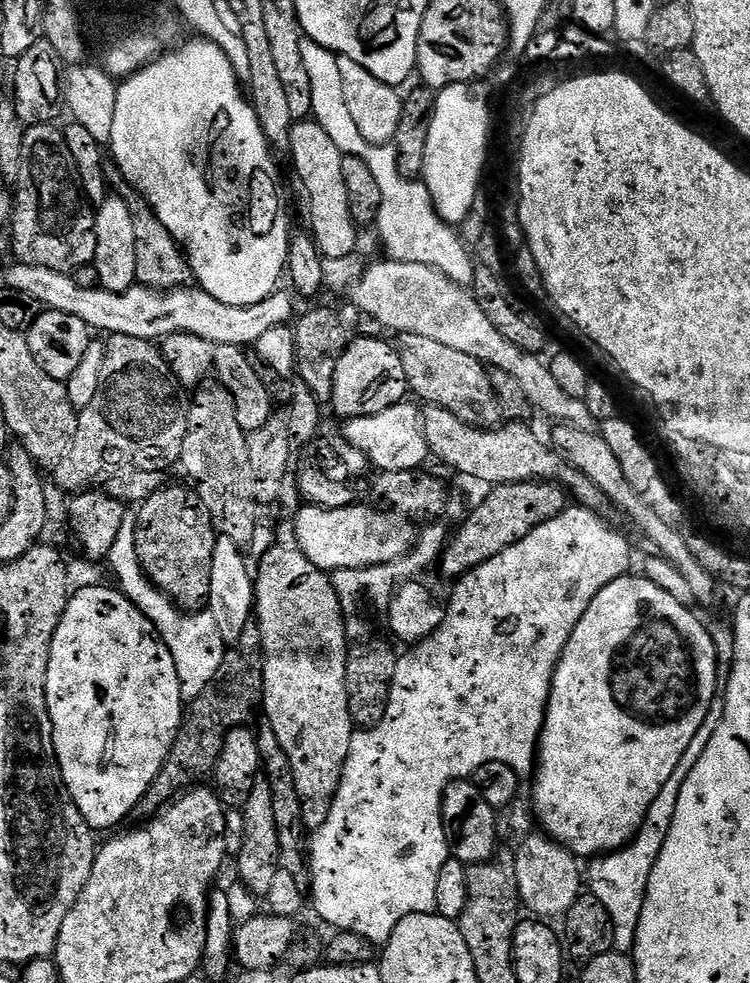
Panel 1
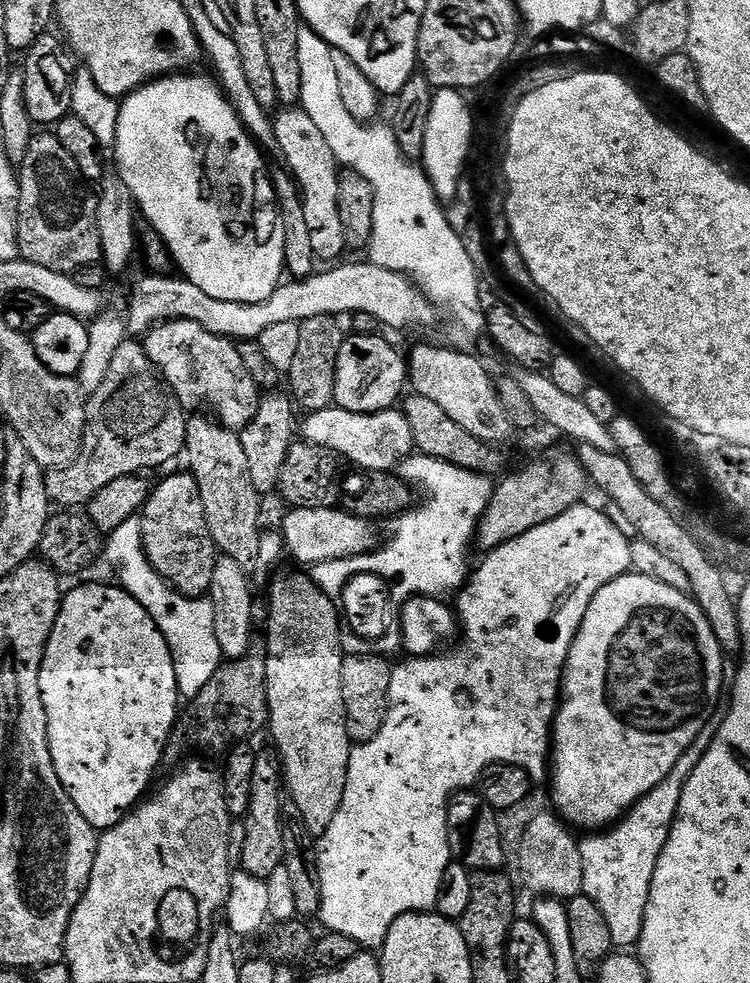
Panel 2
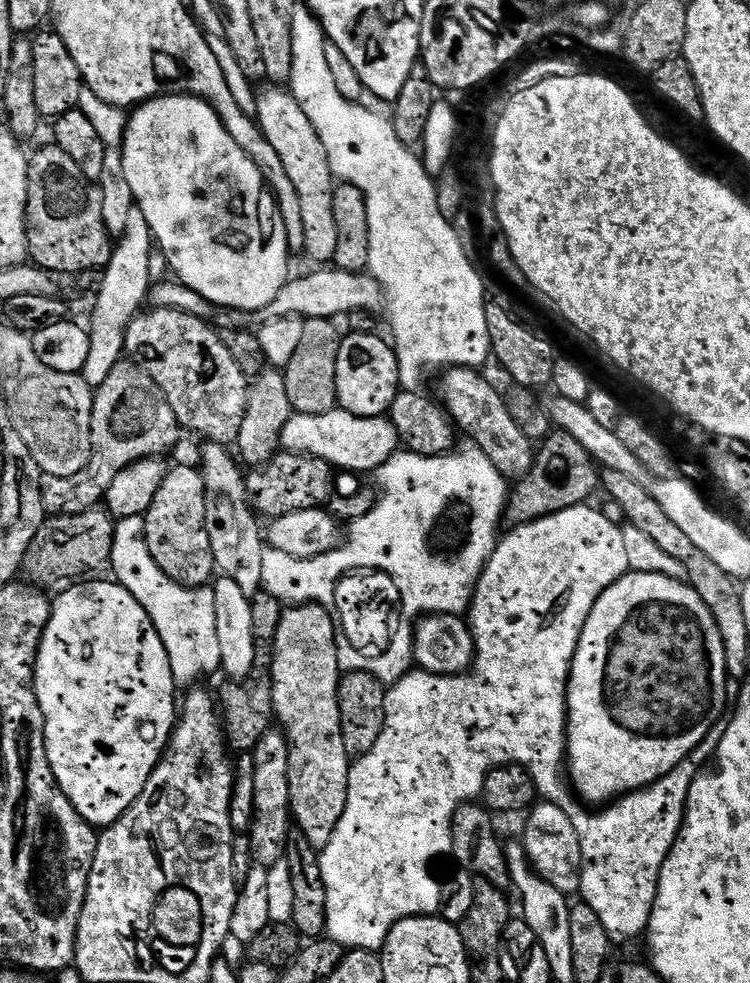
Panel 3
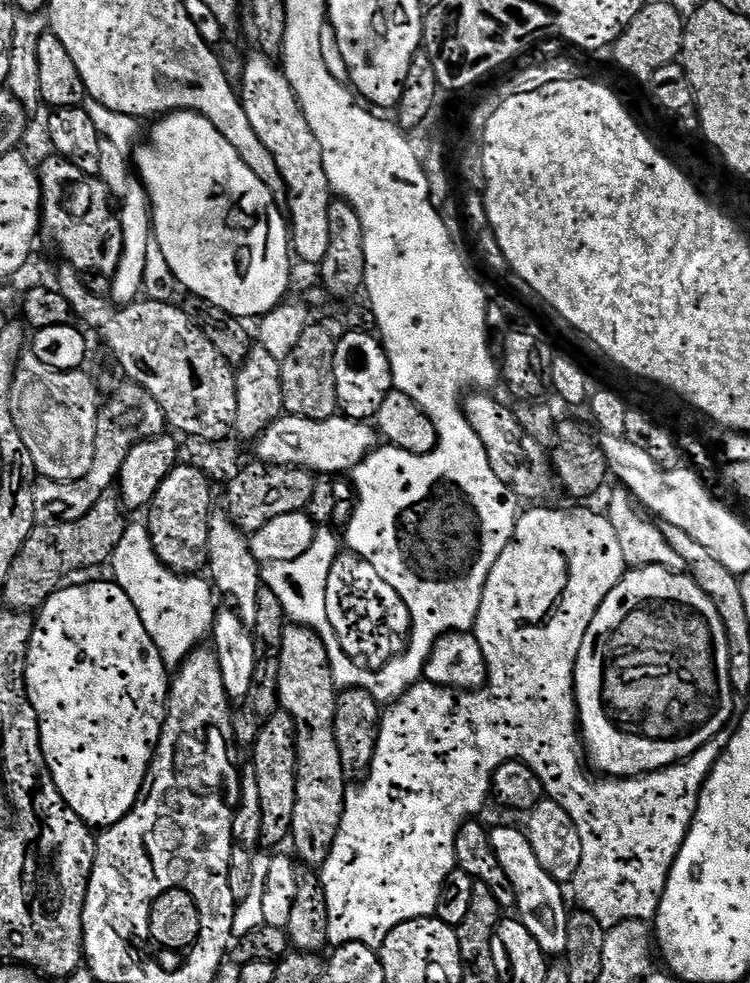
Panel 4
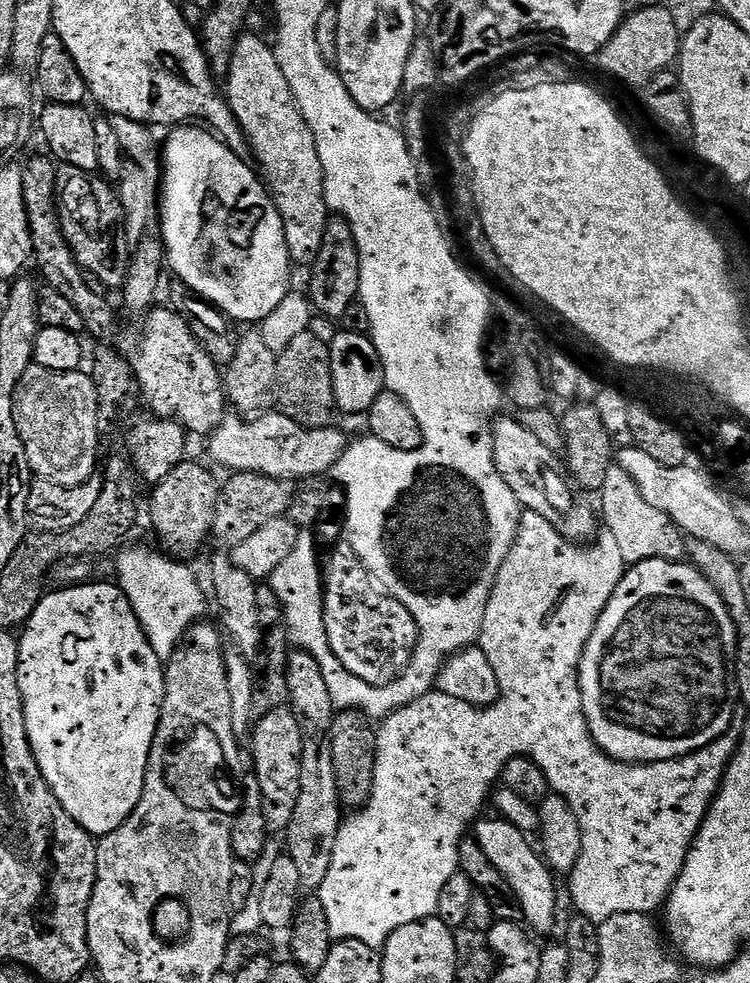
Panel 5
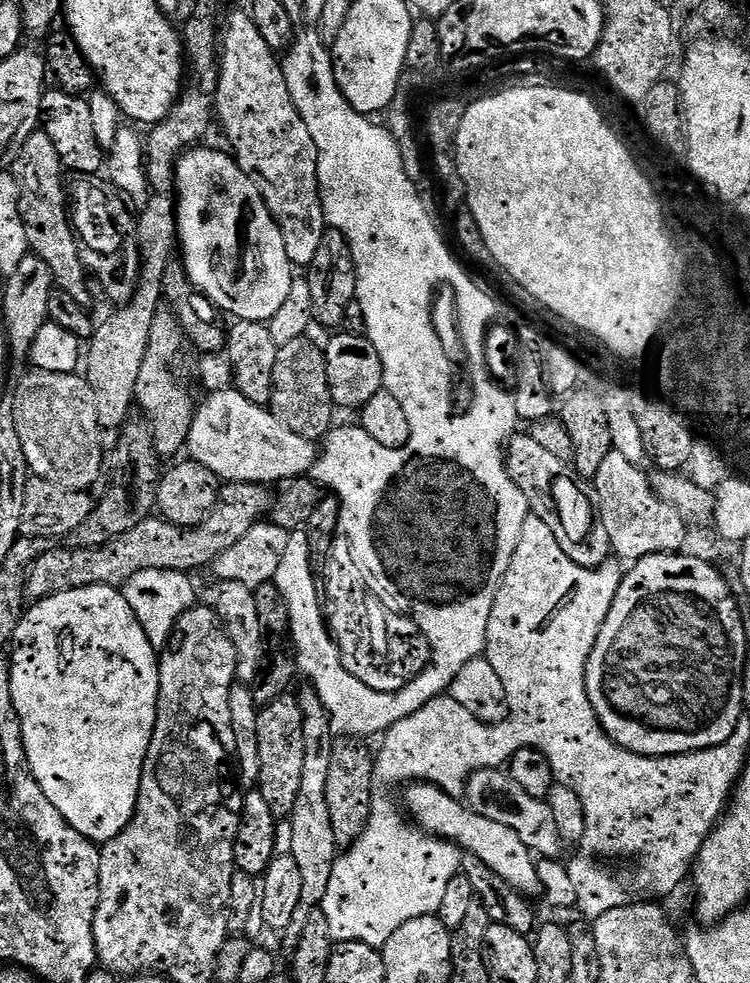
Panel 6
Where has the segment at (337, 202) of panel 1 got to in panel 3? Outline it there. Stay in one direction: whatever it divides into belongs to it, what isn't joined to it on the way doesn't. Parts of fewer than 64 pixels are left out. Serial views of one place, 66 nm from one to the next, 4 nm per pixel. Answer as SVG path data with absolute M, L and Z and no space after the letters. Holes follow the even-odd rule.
M268 86L268 89L257 95L257 114L255 121L266 134L270 146L282 158L282 166L286 166L286 175L298 189L298 198L302 205L302 227L306 233L305 255L316 262L326 264L335 258L338 242L329 239L322 242L323 236L333 238L337 233L334 222L334 177L330 170L330 162L326 154L326 146L322 146L322 138L318 138L318 130L310 126L310 118L306 118L306 110L293 98L291 91L284 86Z

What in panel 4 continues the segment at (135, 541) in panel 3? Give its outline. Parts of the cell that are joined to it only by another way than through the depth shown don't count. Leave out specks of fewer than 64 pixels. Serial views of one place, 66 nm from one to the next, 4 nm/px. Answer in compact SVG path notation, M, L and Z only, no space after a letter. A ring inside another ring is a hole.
M129 523L122 534L122 542L114 550L110 561L111 579L134 602L138 618L144 620L146 634L158 646L158 654L165 668L179 669L194 649L201 647L211 637L218 611L217 593L203 575L181 576L172 572L156 556L147 523Z

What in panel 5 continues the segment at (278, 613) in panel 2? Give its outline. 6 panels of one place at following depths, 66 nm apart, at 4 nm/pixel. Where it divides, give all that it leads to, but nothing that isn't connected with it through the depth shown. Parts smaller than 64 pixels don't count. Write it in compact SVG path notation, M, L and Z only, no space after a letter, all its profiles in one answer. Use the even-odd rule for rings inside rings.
M301 650L289 655L288 693L293 705L298 707L303 724L303 756L301 789L294 818L286 833L286 850L297 863L298 874L301 875L301 891L314 894L326 880L327 871L332 865L334 844L344 816L334 772L331 735L336 707L317 660Z

